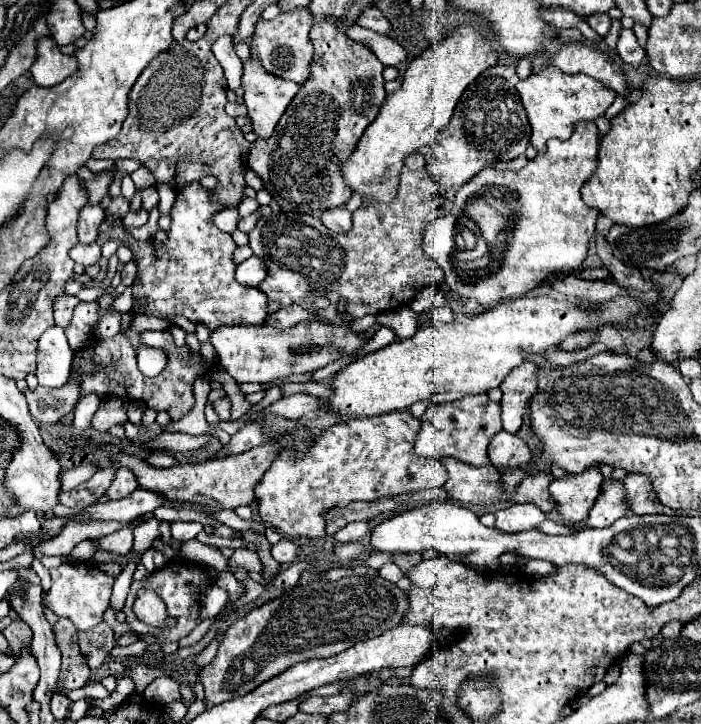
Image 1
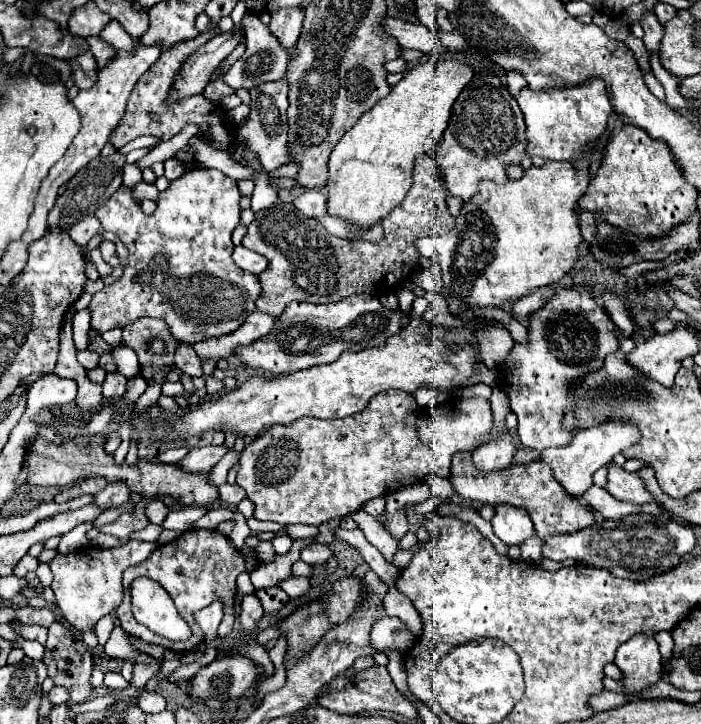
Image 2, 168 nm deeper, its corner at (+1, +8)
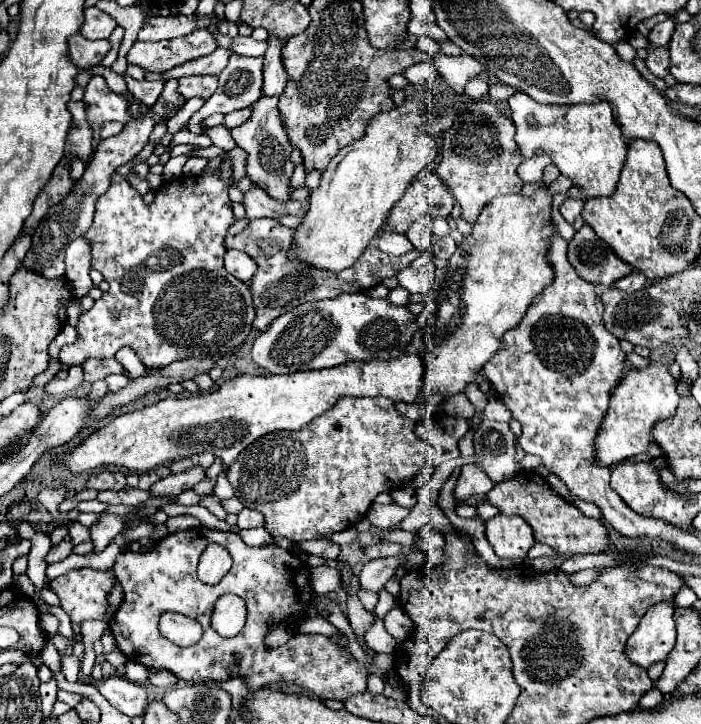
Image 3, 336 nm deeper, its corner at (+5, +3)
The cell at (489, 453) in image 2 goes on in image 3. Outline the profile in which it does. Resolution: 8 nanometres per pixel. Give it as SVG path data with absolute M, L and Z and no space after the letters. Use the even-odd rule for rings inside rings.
M474 463L464 465L456 483L456 499L464 501L472 495L486 495L492 489L492 479L488 479L486 471L480 471L480 467L476 467Z

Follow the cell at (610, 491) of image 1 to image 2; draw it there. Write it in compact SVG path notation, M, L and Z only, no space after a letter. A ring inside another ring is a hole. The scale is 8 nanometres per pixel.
M612 464L608 472L608 484L606 490L616 498L616 500L626 500L634 504L646 504L646 502L656 502L654 496L646 490L644 480L636 472L626 472L624 468Z

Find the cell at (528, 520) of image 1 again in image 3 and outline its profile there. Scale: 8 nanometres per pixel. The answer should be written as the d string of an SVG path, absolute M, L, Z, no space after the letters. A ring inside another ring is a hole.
M498 513L486 521L486 539L494 547L496 555L506 559L524 559L528 549L534 545L530 525L518 515Z

